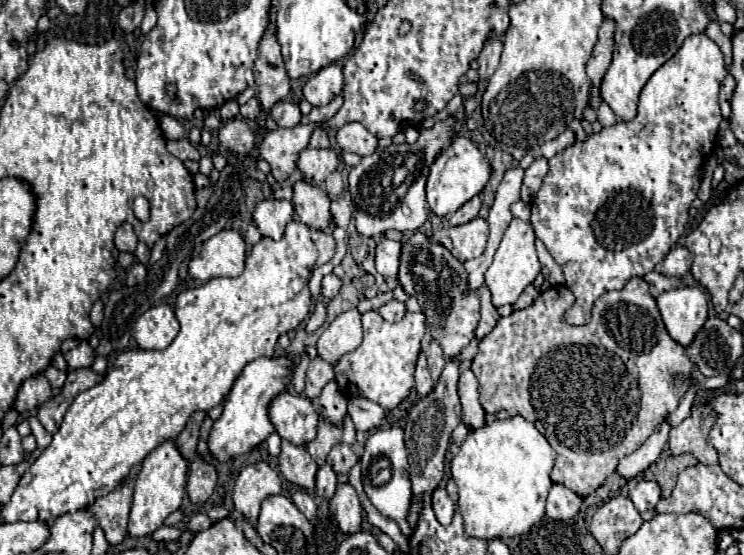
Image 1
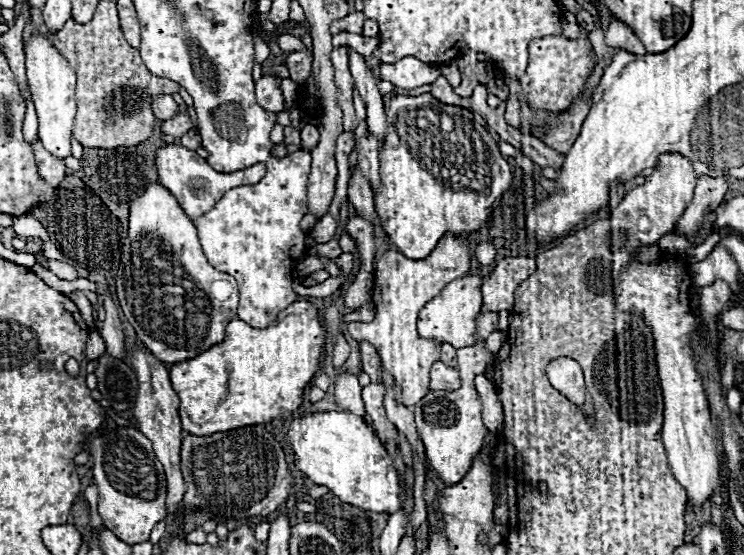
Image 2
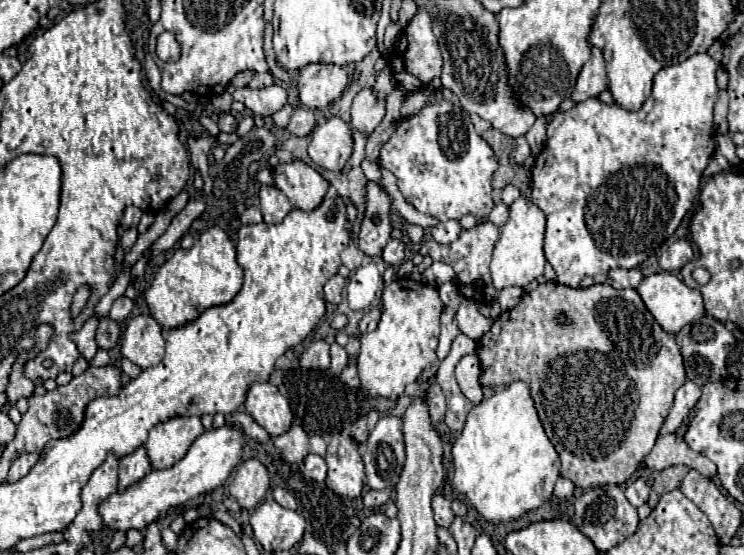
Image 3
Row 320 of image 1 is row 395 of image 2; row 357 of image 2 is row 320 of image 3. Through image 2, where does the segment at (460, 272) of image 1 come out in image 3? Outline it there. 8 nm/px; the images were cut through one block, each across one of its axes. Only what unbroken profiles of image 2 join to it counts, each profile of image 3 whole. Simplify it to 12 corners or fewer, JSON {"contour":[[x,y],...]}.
{"contour":[[463,298],[456,320],[462,334],[480,340],[492,318],[479,312],[481,304]]}

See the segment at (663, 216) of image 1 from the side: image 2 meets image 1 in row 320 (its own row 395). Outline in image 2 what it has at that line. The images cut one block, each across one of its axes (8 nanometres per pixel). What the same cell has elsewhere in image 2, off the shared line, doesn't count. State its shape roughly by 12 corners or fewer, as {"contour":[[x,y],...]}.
{"contour":[[560,358],[548,368],[548,378],[584,412],[592,402],[582,370],[572,358]]}

